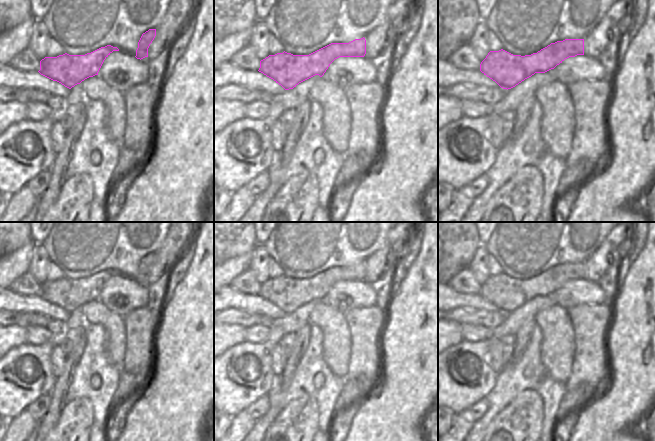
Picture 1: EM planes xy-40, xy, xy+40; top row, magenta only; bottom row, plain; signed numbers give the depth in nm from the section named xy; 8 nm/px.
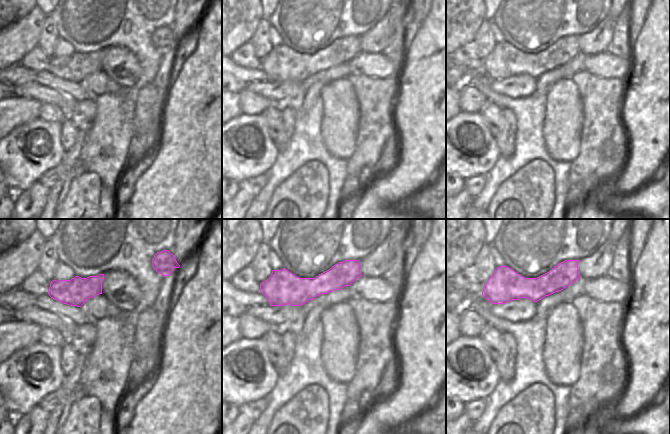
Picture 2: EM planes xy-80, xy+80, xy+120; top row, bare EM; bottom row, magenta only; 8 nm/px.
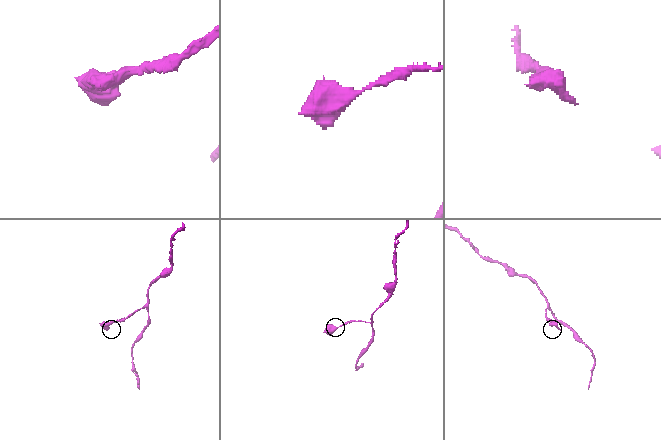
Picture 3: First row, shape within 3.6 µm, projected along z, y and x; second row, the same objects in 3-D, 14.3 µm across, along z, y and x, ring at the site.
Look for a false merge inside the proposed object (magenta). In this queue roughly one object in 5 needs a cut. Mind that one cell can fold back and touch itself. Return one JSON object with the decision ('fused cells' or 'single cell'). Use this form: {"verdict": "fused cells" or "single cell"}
{"verdict": "single cell"}

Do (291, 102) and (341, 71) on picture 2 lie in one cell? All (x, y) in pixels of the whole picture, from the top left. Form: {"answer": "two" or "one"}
{"answer": "one"}

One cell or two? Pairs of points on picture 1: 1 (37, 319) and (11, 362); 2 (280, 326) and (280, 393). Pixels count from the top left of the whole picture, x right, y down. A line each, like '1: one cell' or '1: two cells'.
1: two cells
2: two cells

